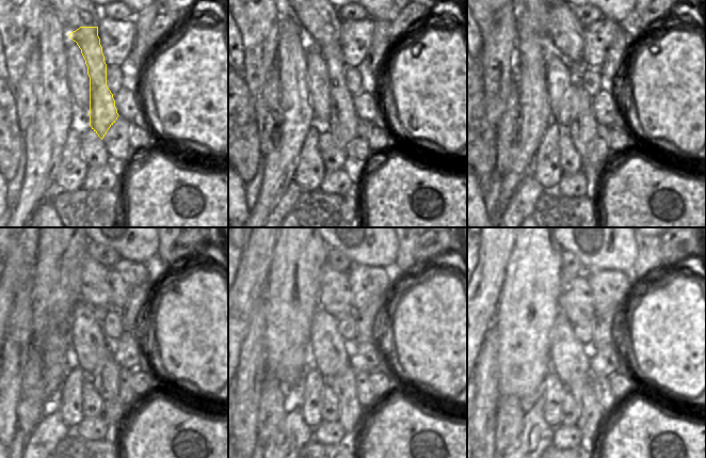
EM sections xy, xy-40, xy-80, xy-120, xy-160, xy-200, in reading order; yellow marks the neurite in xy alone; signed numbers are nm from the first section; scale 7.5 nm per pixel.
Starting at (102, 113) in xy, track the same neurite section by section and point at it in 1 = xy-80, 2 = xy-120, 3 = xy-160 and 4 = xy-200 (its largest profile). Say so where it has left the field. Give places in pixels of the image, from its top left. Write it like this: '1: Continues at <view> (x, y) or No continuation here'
1: Continues at xy-80 (582, 128)
2: Continues at xy-120 (103, 378)
3: Continues at xy-160 (351, 412)
4: Continues at xy-200 (591, 415).

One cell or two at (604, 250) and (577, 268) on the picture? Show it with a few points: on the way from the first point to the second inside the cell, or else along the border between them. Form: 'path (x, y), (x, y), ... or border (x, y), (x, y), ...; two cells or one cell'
border (563, 250), (568, 250), (589, 271); two cells

